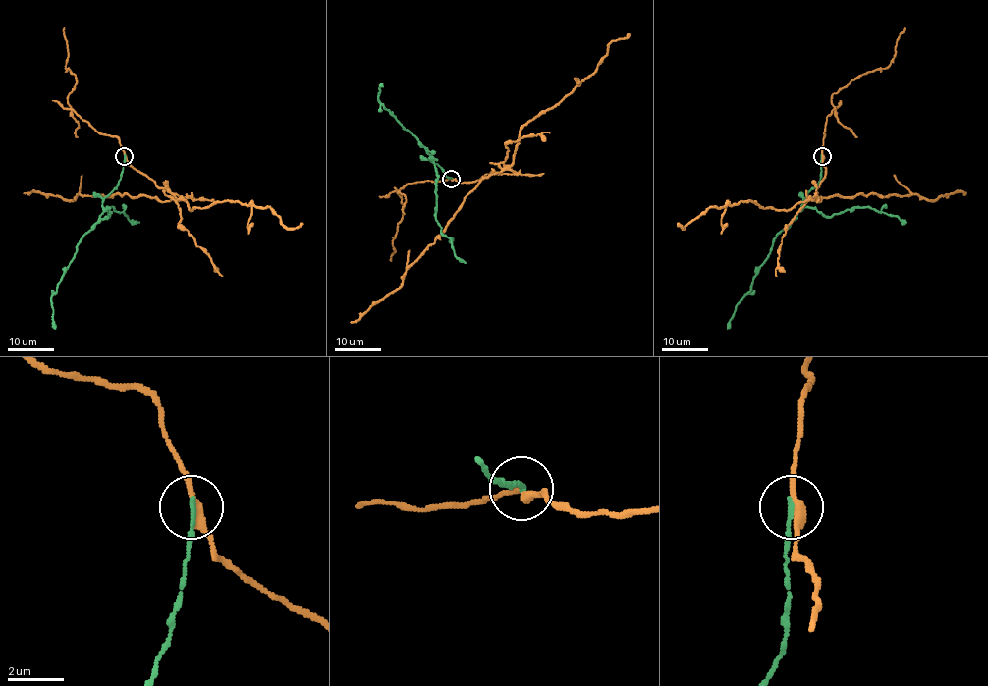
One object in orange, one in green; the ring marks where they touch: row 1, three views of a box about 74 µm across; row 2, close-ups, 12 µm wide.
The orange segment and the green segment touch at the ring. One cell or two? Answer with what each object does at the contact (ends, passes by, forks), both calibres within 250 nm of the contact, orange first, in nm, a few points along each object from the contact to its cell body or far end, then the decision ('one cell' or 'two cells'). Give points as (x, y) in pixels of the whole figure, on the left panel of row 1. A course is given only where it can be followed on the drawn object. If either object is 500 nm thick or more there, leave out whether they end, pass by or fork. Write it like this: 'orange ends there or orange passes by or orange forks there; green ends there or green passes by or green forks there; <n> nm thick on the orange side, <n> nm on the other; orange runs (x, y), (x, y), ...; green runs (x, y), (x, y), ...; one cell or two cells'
orange passes by; green ends there; 320 nm thick on the orange side, 190 nm on the other; orange runs (125, 156), (175, 198), (158, 201), (118, 193), (80, 194), (71, 200), (24, 193); green runs (125, 156), (121, 179), (103, 199), (100, 220), (82, 237), (57, 290), (51, 296), (55, 328); two cells

